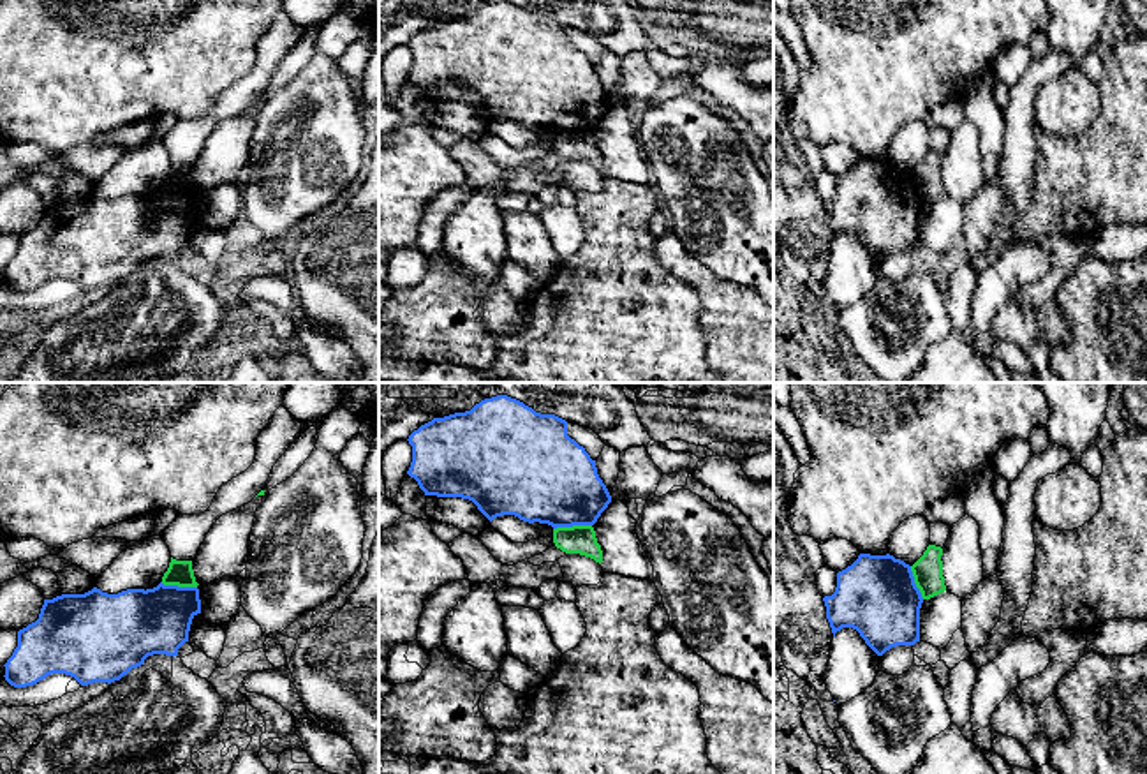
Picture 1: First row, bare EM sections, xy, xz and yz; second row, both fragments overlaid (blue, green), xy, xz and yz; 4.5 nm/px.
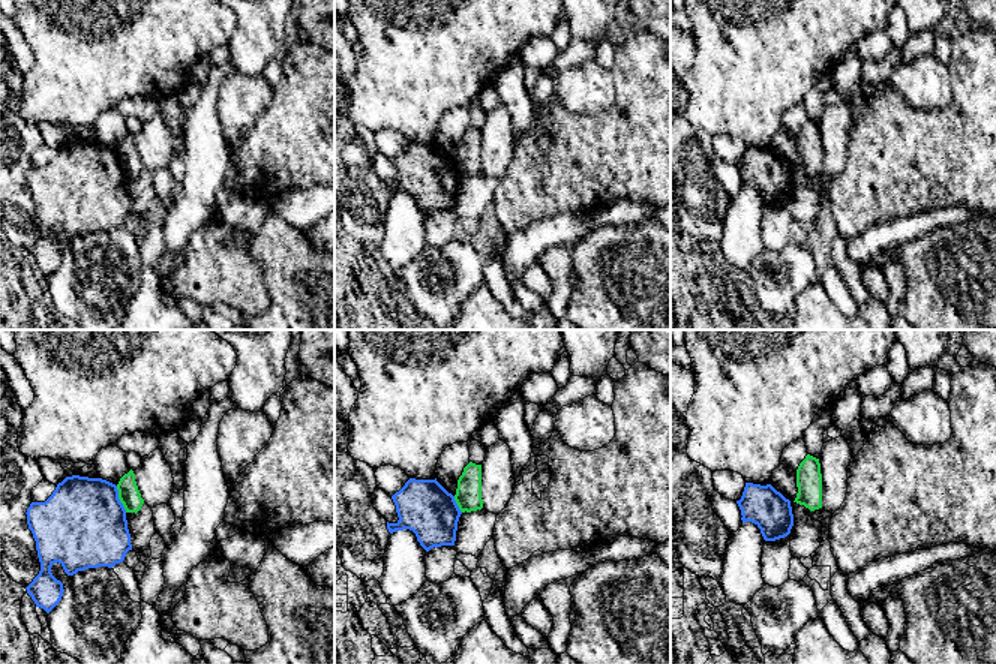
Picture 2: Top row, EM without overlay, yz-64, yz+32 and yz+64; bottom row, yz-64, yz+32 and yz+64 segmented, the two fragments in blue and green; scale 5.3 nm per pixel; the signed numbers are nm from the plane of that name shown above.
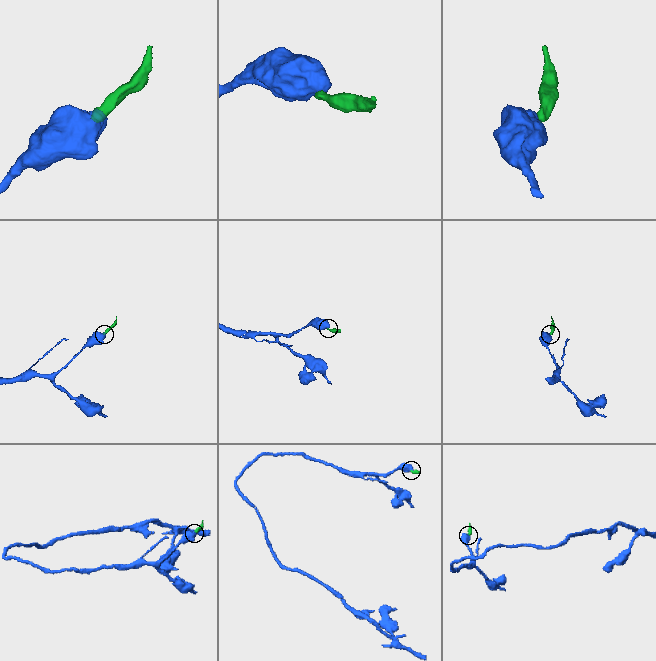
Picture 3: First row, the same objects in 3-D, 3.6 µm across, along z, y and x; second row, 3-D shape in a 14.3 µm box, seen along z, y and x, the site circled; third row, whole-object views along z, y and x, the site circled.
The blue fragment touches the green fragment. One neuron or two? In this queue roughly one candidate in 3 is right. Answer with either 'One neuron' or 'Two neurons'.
Two neurons

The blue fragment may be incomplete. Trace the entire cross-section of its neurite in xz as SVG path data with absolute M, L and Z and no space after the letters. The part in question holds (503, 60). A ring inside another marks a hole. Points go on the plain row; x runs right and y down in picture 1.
M507 0L485 4L465 18L433 23L407 46L412 51L407 79L425 100L469 104L490 127L514 120L553 134L594 130L611 108L596 65L567 41L567 26L536 18Z

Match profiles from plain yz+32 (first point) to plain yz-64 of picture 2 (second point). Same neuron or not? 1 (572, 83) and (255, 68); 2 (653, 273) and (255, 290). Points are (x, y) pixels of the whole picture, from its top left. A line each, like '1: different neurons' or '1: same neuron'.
1: different neurons
2: different neurons

